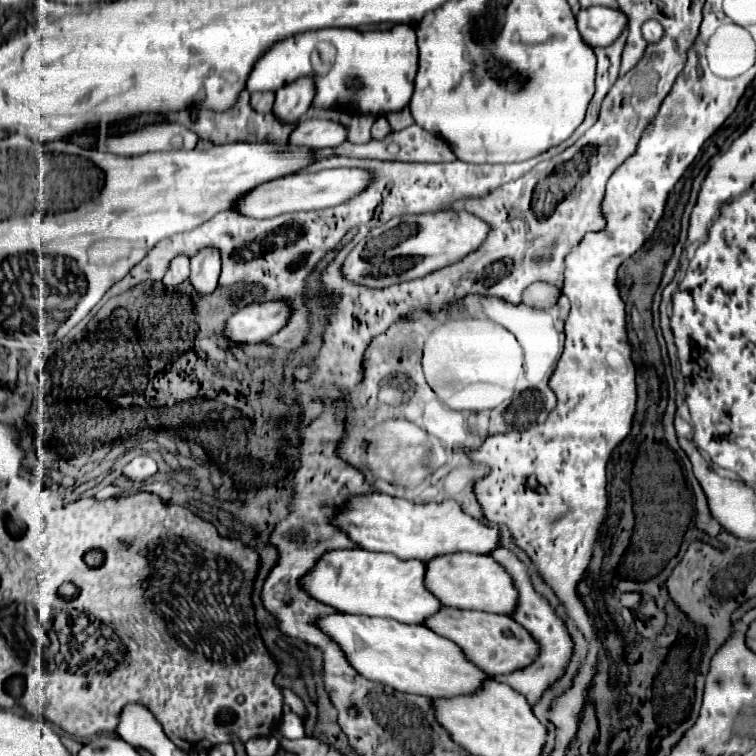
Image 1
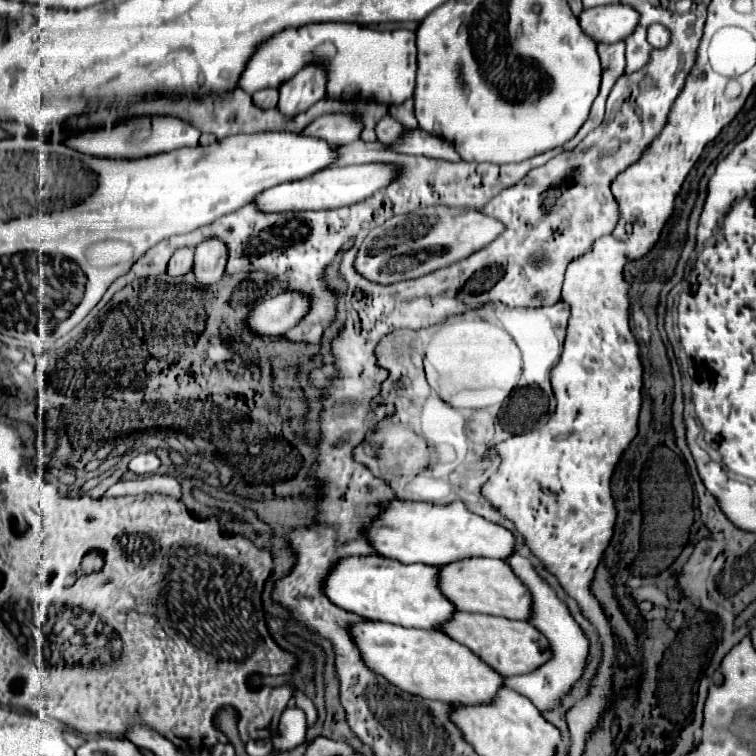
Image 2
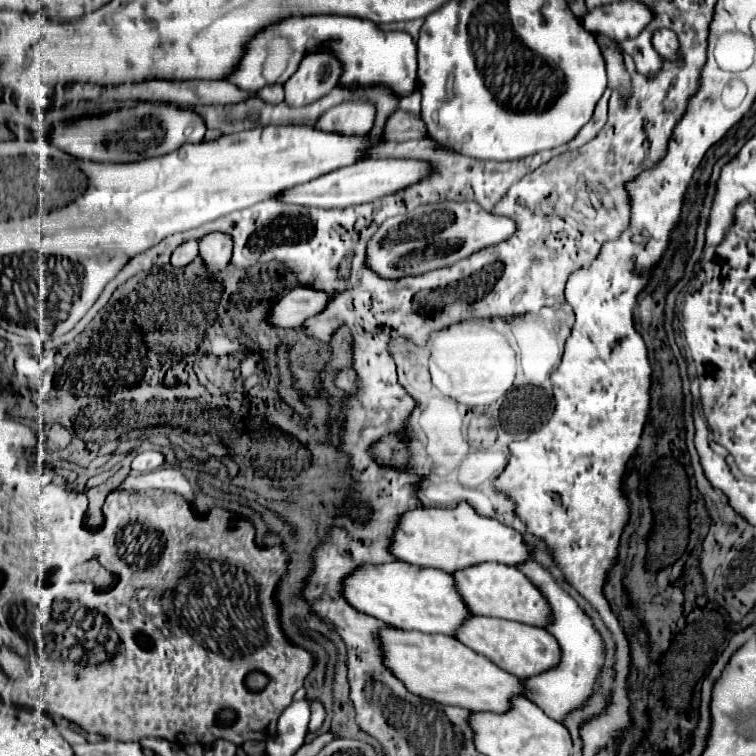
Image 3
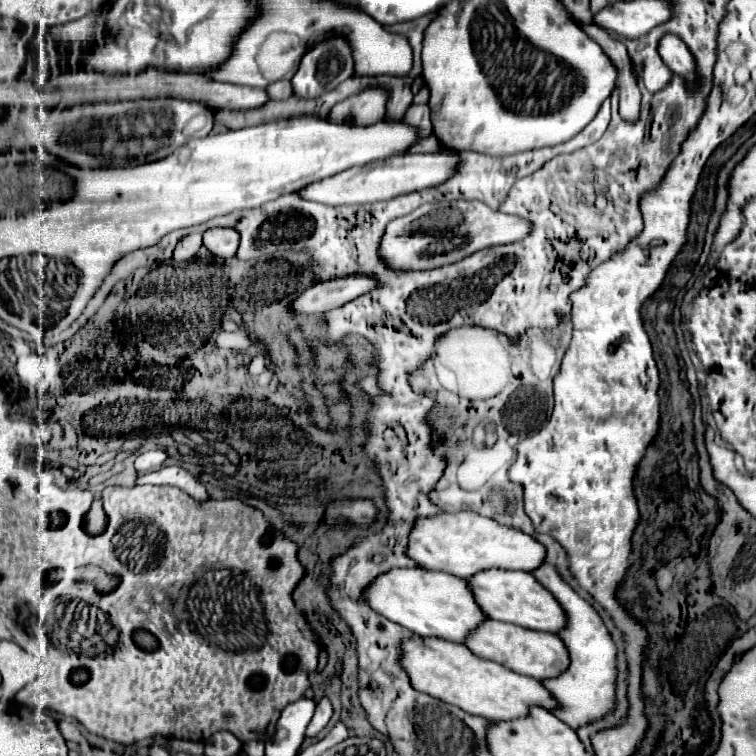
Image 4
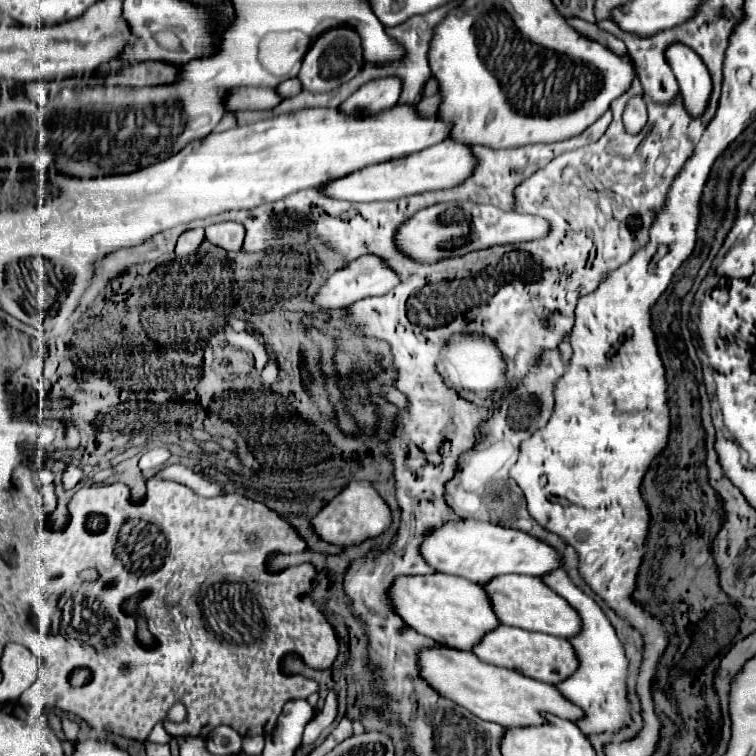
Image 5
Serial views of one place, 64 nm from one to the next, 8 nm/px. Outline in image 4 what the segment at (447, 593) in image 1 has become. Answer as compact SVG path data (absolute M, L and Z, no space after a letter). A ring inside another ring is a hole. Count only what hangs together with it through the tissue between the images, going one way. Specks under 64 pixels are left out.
M486 570L486 572L472 576L468 582L474 592L476 602L480 604L484 614L488 614L488 618L492 620L510 622L510 624L518 624L530 630L544 630L552 634L562 632L568 624L568 616L564 608L560 606L560 602L552 596L552 592L544 590L544 586L528 572Z

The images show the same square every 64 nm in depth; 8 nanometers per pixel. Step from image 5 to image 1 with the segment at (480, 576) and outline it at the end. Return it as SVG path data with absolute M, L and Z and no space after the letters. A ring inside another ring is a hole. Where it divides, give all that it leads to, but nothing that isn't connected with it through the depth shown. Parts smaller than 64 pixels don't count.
M388 494L356 496L342 508L340 514L334 516L334 524L344 528L344 532L360 544L360 548L370 552L390 552L400 560L428 562L452 552L492 554L500 548L500 530L468 516L454 500L424 504L392 498Z

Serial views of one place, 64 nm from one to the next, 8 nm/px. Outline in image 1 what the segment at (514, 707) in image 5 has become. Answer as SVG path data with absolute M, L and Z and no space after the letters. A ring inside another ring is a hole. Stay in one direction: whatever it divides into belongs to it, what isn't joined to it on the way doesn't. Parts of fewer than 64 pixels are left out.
M334 614L320 620L322 632L332 636L346 652L350 664L368 680L378 680L400 692L418 694L426 698L466 696L484 686L488 674L464 656L458 644L442 638L426 626L400 624L396 620L376 620L372 616Z

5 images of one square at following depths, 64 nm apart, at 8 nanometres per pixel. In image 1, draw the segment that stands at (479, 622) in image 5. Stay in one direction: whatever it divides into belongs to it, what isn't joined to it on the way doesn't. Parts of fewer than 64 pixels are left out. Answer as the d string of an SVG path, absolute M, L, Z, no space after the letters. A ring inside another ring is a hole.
M334 550L326 552L316 568L302 578L304 588L320 602L344 612L392 618L402 624L424 624L440 612L442 604L424 584L426 564L420 560L398 560L384 552Z

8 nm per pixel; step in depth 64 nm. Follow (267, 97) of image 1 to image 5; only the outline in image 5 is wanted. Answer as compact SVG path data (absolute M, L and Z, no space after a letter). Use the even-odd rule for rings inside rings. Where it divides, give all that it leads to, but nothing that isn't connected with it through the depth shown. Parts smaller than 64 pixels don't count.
M290 78L290 80L284 80L282 84L276 86L276 92L284 98L292 98L296 96L298 92L302 90L302 84L300 84L300 78Z

